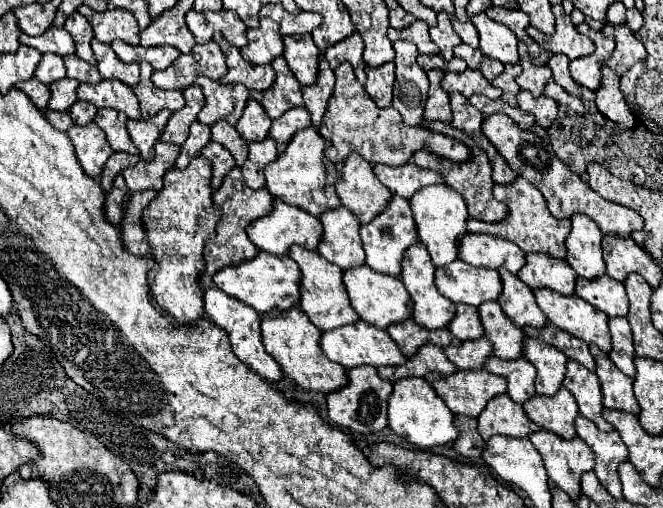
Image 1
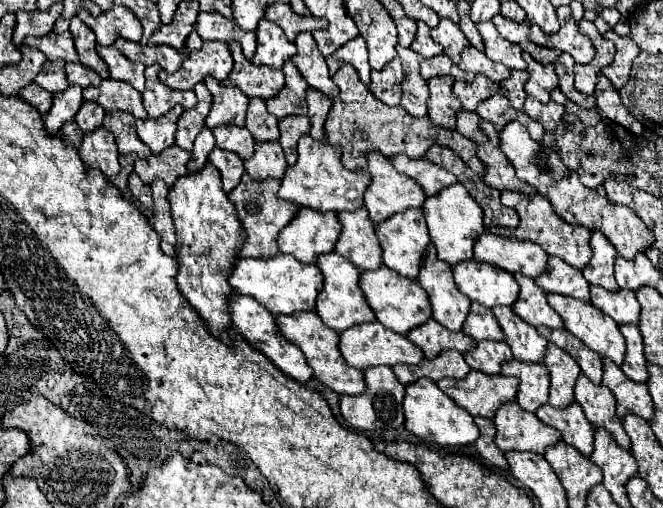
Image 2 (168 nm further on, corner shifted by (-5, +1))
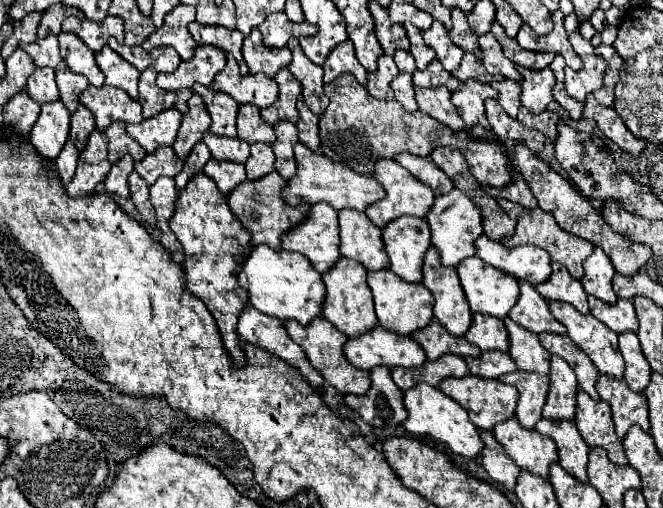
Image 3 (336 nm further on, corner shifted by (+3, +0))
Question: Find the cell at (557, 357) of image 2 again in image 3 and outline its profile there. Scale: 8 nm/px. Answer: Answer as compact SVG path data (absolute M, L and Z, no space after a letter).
M552 356L550 366L550 392L544 406L544 418L548 420L574 420L576 414L576 374L558 356Z

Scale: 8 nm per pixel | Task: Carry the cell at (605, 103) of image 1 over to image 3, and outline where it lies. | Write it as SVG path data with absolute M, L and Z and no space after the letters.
M592 94L586 98L584 114L582 114L582 116L584 116L584 118L592 118L592 120L598 124L598 128L604 132L604 136L606 136L608 140L612 140L620 150L632 154L634 158L638 158L640 152L646 148L646 142L632 136L632 132L630 132L630 130L626 128L626 124L620 120L620 116L616 114L616 110L598 104Z

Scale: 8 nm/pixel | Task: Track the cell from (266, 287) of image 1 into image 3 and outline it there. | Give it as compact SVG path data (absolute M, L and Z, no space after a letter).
M266 244L254 246L252 254L244 262L242 272L238 274L240 286L244 286L250 294L250 304L260 310L262 314L268 314L272 318L278 318L282 322L296 320L304 326L310 324L310 320L318 318L322 314L322 304L326 296L326 288L322 282L322 274L312 268L312 262L296 252L286 250L272 250Z

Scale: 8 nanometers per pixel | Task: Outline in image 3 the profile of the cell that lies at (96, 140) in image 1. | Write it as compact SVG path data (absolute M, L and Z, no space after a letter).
M94 130L88 138L86 148L80 152L78 168L72 182L66 186L66 194L72 198L92 194L108 172L110 172L108 138L104 132Z

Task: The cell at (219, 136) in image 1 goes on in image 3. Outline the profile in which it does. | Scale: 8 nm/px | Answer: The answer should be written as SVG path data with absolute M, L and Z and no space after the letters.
M206 132L202 142L210 148L214 160L230 160L244 164L246 158L250 156L250 146L240 138L222 138L214 136L212 132Z

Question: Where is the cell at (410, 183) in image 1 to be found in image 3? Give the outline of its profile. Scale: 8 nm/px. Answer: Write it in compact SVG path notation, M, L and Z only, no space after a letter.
M400 154L400 156L396 156L396 162L402 168L406 168L412 176L416 176L424 184L428 184L436 192L436 196L446 194L448 190L454 188L452 180L432 160L428 160L428 158L412 156L412 154Z

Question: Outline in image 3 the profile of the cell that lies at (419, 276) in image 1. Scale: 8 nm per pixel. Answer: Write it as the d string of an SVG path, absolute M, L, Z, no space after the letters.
M430 248L424 258L424 280L422 284L434 294L434 316L452 336L464 336L472 324L472 310L466 302L460 286L458 272L444 268L436 248Z

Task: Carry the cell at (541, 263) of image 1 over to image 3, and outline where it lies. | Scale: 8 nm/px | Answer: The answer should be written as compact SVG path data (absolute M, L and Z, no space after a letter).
M552 262L552 276L536 288L546 300L558 300L572 304L580 314L588 314L588 302L586 302L586 292L580 284L580 280L572 278L570 272L558 264Z

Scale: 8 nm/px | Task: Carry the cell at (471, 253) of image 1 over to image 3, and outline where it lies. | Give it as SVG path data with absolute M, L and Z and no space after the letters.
M480 236L476 240L476 256L480 256L486 264L516 276L518 280L528 280L532 286L542 284L548 280L548 274L552 274L552 260L548 252L530 244L506 248L502 242Z

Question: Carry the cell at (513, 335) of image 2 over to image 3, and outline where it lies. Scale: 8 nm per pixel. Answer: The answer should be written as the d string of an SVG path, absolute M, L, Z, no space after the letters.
M504 318L504 322L508 328L508 336L510 336L508 354L518 364L518 370L548 374L550 372L550 354L540 344L538 336L534 332L528 332L526 328L518 326L510 318Z

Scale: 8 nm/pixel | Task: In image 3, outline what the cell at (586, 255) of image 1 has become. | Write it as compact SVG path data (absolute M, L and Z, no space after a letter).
M594 248L592 256L584 262L584 278L580 280L586 294L600 298L606 304L614 304L618 298L612 290L612 276L614 268L610 264L610 258L606 256L604 250Z

